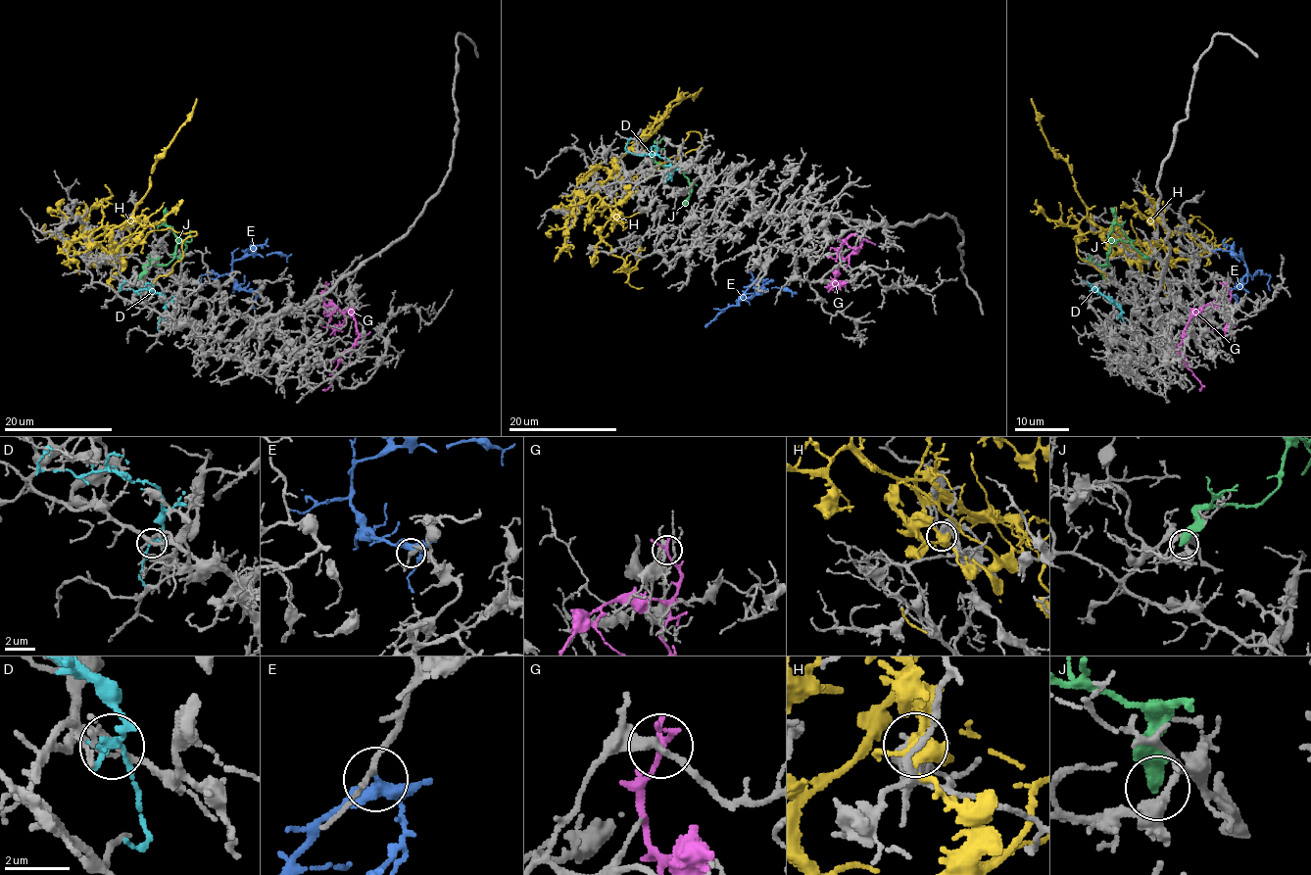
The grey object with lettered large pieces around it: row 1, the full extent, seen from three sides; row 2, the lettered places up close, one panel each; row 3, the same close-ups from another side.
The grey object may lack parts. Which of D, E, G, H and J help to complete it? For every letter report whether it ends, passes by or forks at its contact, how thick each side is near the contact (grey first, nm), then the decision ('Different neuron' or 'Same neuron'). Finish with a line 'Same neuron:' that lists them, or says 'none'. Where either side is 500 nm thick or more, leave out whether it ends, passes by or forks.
D: It forks there. Thickness 180 nm (grey) against 180 nm. Different neuron
E: It forks there. Thickness 150 nm (grey) against 280 nm. Same neuron
G: It passes by. Thickness 300 nm (grey) against 170 nm. Different neuron
H: It forks there. Thickness 480 nm (grey) against 400 nm. Different neuron
J: It ends there. Thickness 320 nm (grey) against 480 nm. Different neuron
Same neuron: E

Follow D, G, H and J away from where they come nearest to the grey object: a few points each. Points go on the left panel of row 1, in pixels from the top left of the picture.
D: (162, 315), (167, 310), (165, 296), (151, 291), (120, 286), (125, 281)
G: (326, 286), (323, 302), (347, 311), (354, 317), (358, 334), (356, 344), (333, 372), (330, 386), (322, 390)
H: (112, 250), (121, 261), (151, 231), (196, 232), (184, 240), (172, 270), (153, 285)
J: (139, 278), (146, 267), (167, 265), (174, 257), (175, 246), (181, 239), (186, 246), (177, 260)

